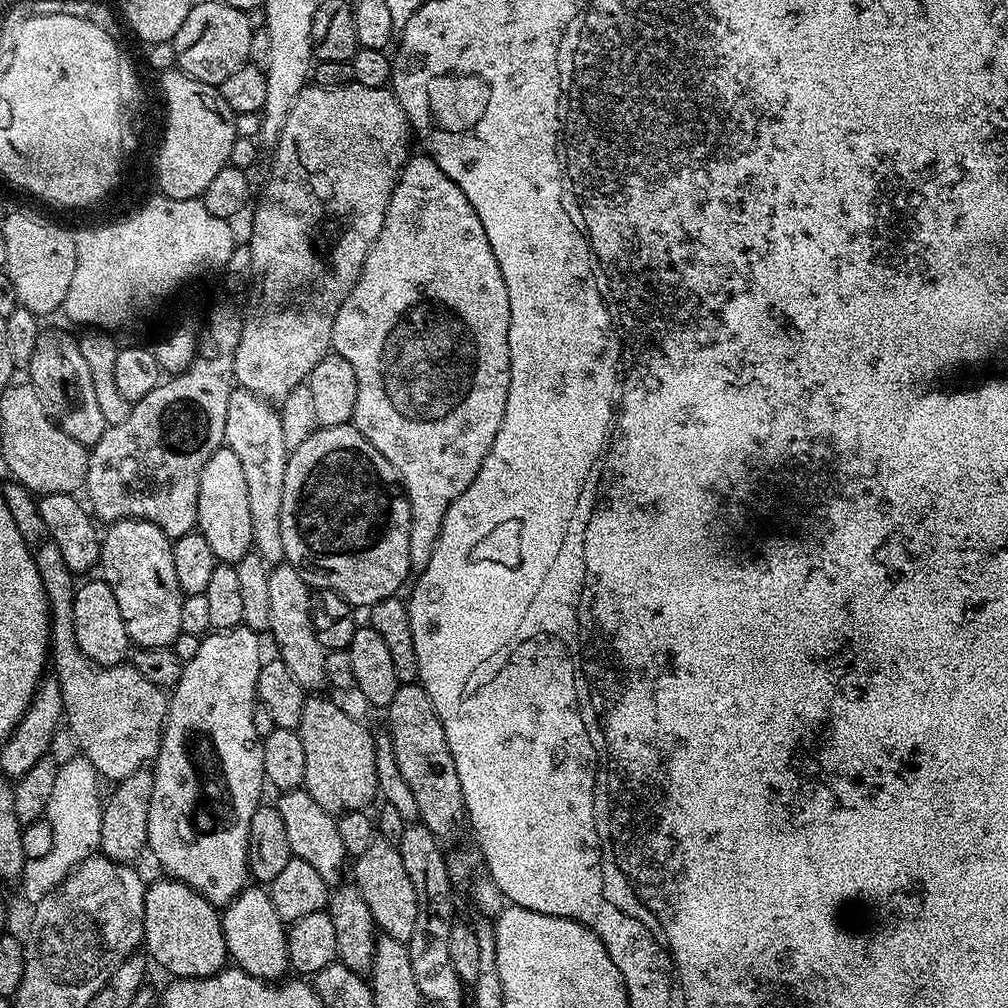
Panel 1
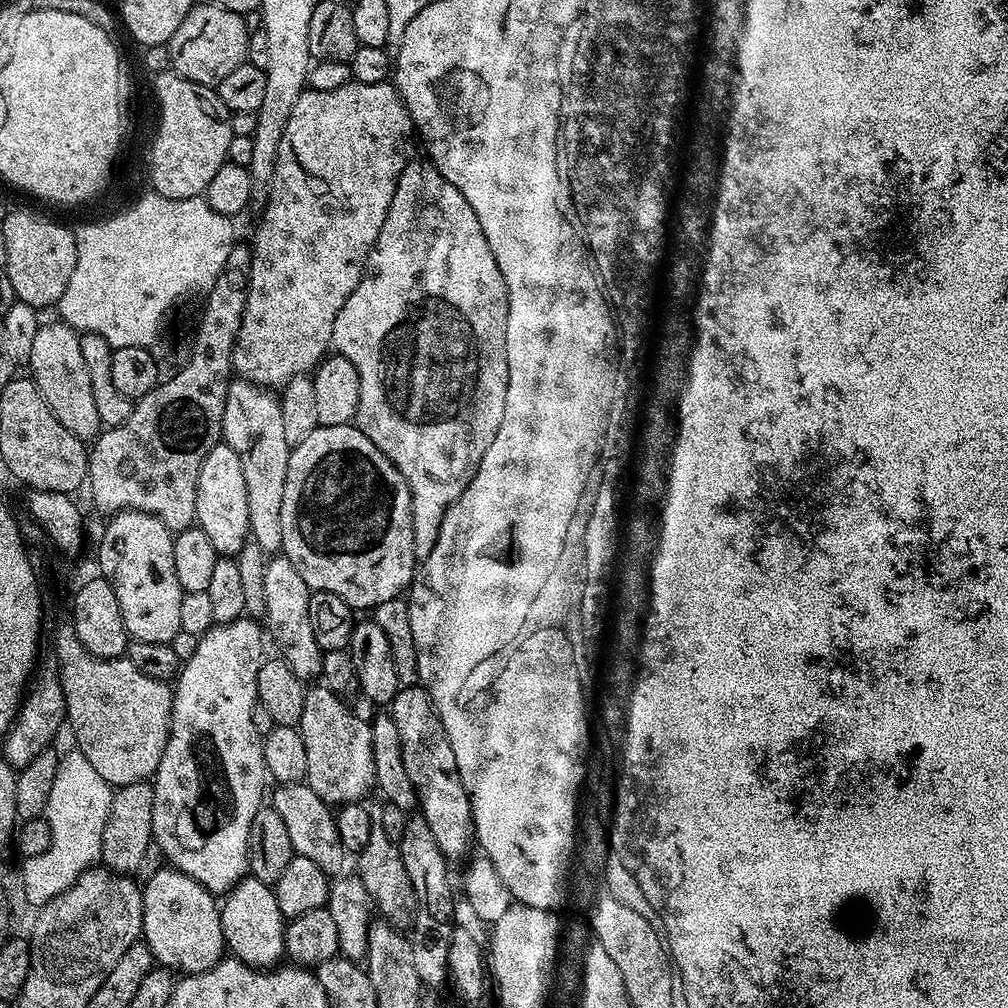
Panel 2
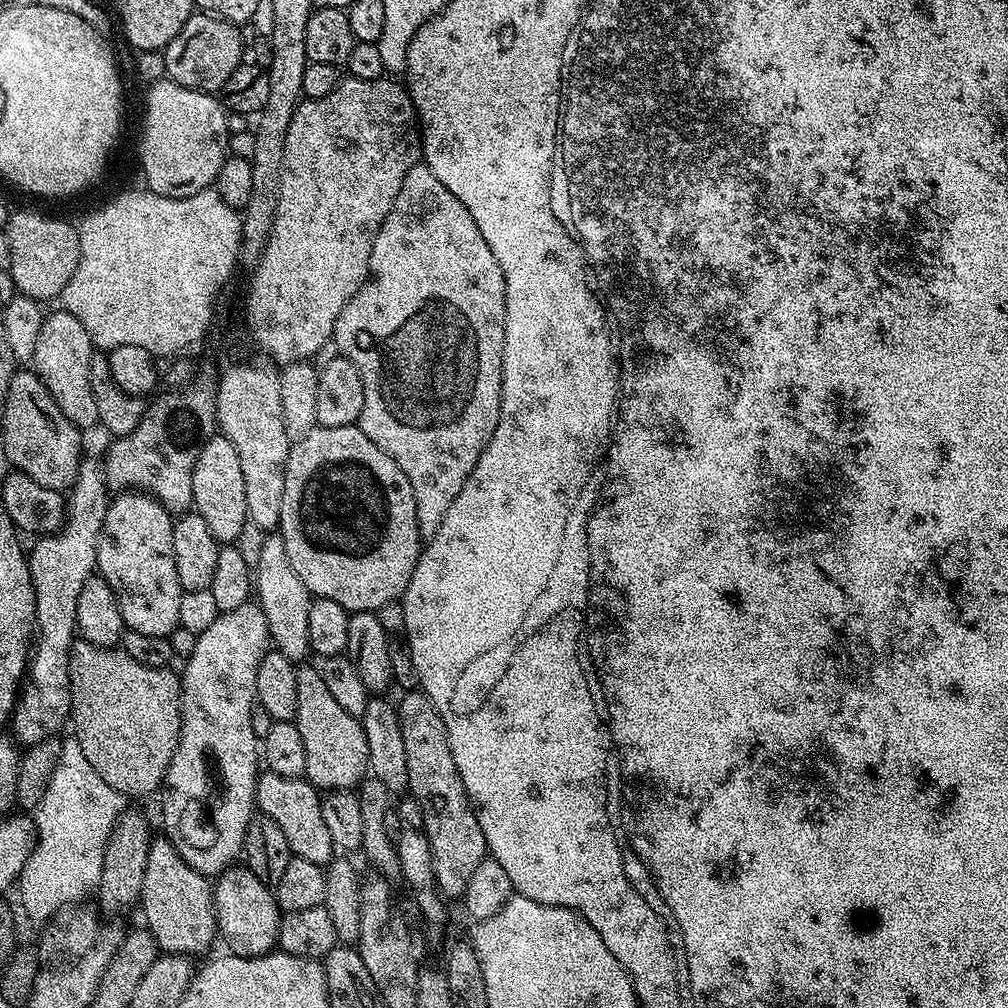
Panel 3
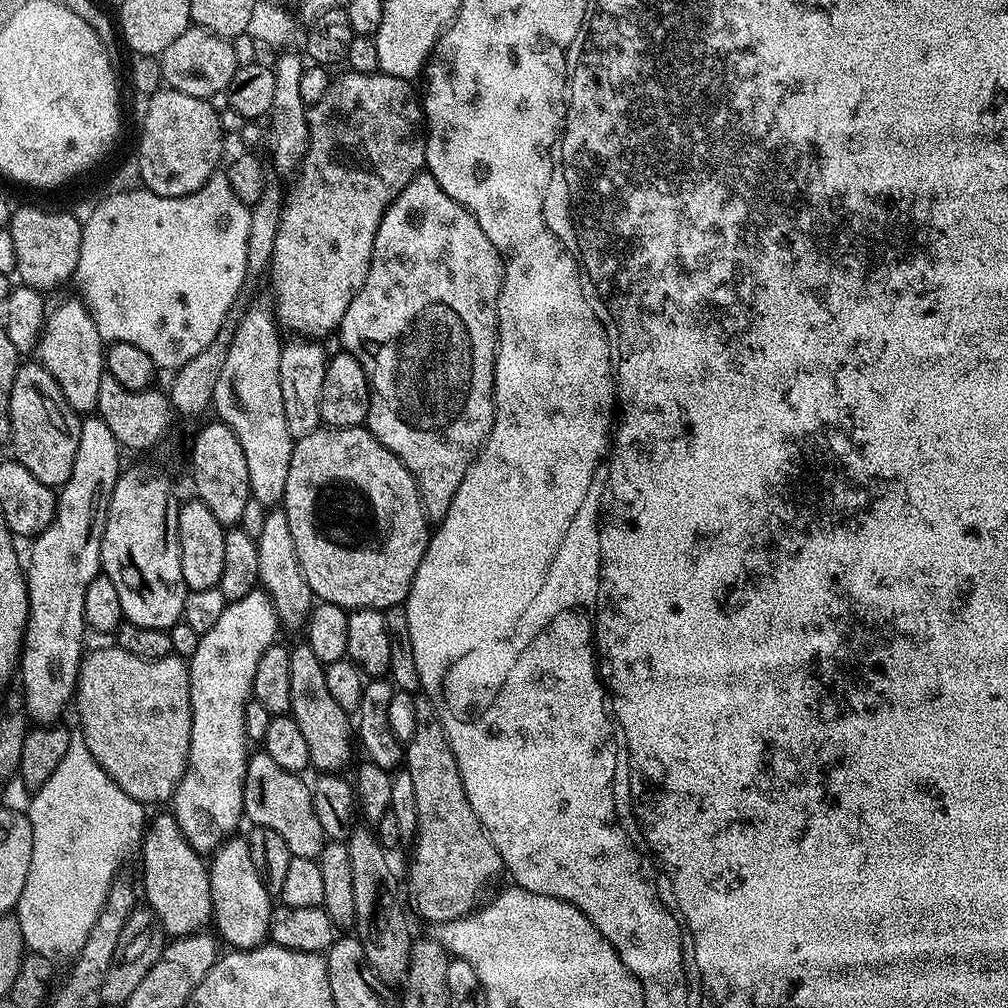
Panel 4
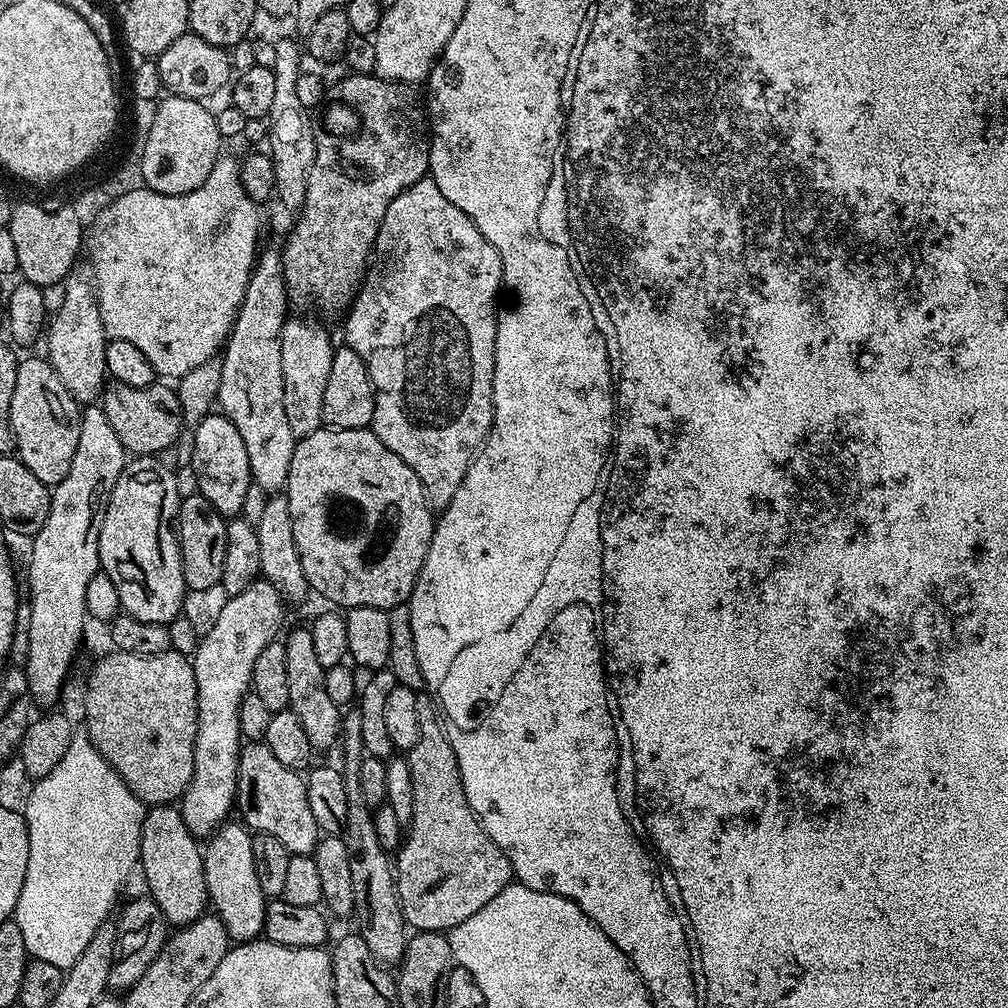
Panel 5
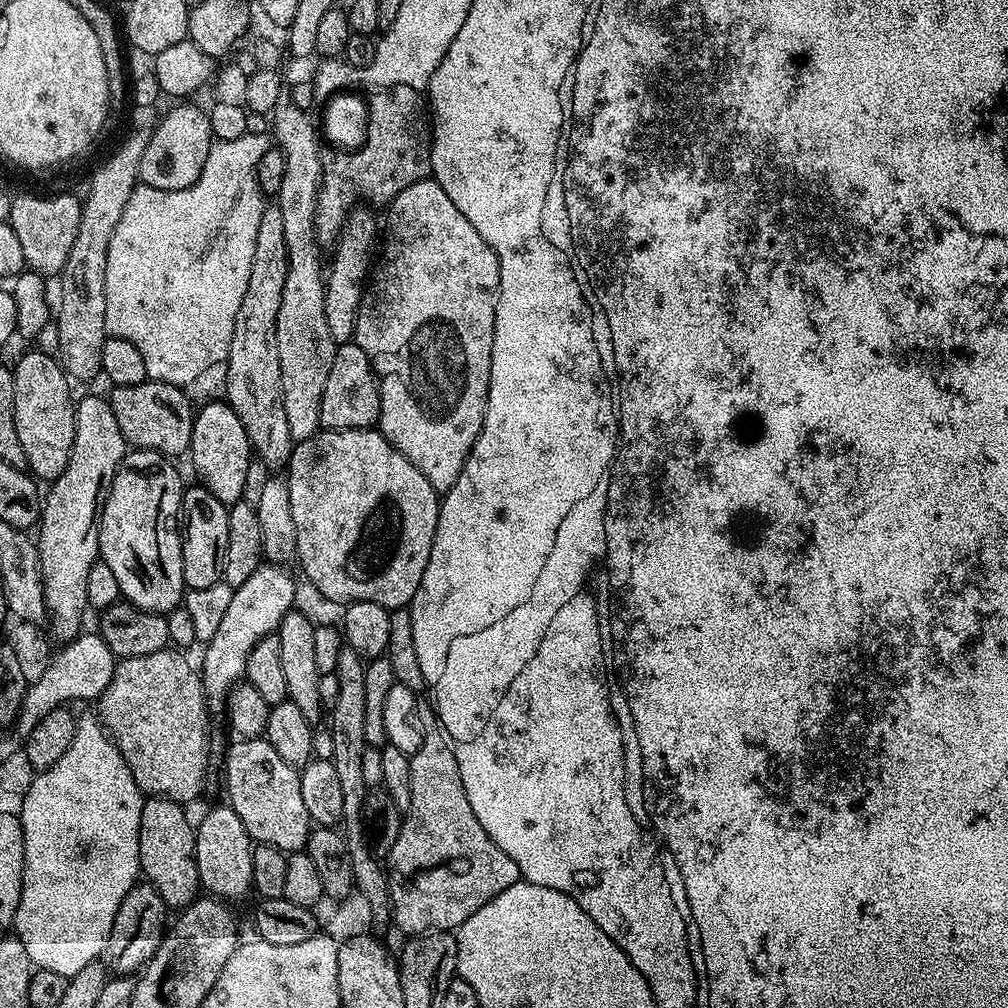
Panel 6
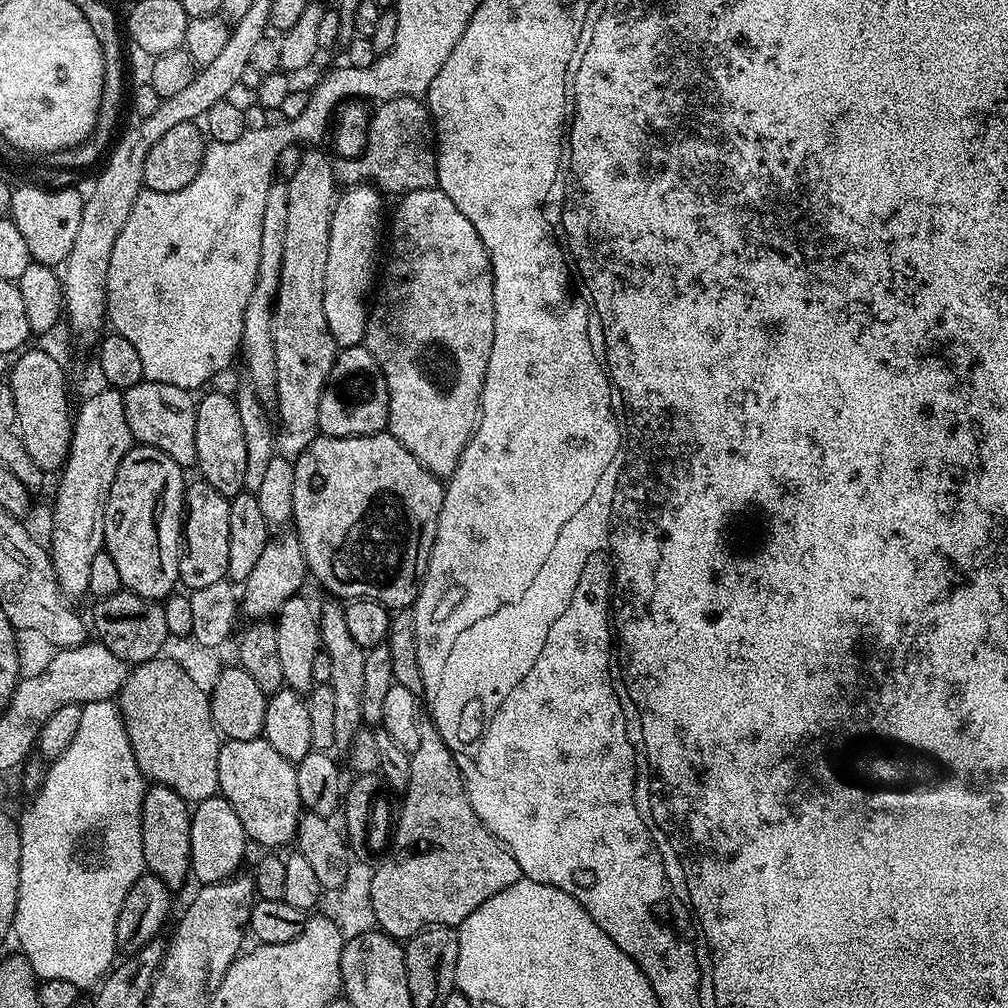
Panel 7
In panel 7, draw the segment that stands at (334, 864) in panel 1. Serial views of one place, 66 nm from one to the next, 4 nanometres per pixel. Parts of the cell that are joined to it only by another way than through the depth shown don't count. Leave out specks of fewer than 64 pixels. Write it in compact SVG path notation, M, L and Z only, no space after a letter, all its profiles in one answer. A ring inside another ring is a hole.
M263 738L255 740L224 740L220 745L217 760L217 786L219 795L224 797L230 806L234 806L234 814L238 814L238 822L242 822L244 833L249 841L265 844L265 849L280 850L283 844L291 845L296 839L298 822L302 815L302 805L298 798L298 778L296 765L290 763L270 742Z

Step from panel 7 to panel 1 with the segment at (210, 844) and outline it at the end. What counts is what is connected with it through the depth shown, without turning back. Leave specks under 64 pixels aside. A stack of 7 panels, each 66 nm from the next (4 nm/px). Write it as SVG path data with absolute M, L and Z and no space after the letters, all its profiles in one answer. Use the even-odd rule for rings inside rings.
M245 887L223 909L220 921L228 954L235 967L241 968L246 974L257 976L259 980L269 982L279 981L285 975L283 972L289 971L286 925L278 918L278 910L274 910L271 895L263 887Z

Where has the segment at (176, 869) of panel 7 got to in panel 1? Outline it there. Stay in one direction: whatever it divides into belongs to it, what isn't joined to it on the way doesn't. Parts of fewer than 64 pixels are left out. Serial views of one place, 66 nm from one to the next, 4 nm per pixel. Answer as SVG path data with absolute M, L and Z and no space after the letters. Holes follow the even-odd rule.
M163 878L157 884L149 883L144 890L144 938L143 947L160 968L169 972L169 977L181 980L193 980L203 976L213 976L215 972L224 971L230 957L226 938L220 921L221 913L217 905L205 898L201 892L195 892L190 886L180 883L179 880Z

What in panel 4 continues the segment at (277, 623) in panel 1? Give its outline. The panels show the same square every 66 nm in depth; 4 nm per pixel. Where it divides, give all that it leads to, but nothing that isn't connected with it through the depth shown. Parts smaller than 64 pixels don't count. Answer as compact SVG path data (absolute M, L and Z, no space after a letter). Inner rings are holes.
M272 510L265 515L262 534L255 542L258 546L259 587L271 598L279 627L303 629L313 610L314 597L300 569L294 550L294 538L290 538L290 526L283 510Z

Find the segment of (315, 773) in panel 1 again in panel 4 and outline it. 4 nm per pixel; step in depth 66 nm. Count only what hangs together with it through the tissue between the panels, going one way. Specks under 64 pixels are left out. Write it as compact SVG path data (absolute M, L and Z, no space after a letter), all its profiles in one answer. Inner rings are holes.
M300 642L290 651L290 706L294 722L302 729L306 747L310 750L310 765L320 774L340 774L352 760L354 748L354 724L350 714L334 702L326 687L324 665L318 662L314 650L306 642Z

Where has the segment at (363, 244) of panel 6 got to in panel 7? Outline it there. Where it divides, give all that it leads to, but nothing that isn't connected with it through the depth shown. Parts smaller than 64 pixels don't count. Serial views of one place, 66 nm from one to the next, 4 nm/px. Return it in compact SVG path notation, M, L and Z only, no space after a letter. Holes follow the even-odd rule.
M365 182L345 187L332 206L322 310L326 310L326 326L330 326L330 334L340 348L355 348L364 339L370 293L374 288L372 275L378 272L376 251L380 248L380 227L386 224L383 199L379 188Z

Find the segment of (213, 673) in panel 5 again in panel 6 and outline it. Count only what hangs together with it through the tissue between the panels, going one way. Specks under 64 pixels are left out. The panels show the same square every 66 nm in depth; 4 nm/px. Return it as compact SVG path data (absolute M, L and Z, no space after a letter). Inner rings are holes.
M261 562L258 570L232 590L230 606L218 626L218 634L207 641L204 652L204 668L202 664L202 679L207 696L209 709L223 709L226 697L237 684L244 680L246 658L250 658L250 650L264 636L270 636L279 628L282 618L293 611L296 600L296 580L288 573L287 567L271 562Z

